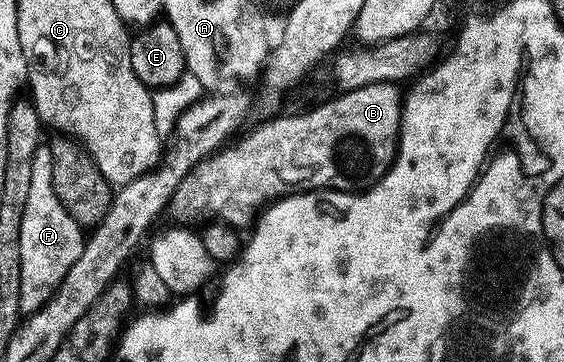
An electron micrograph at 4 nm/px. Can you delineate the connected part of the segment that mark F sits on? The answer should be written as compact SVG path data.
M42 146L38 148L35 162L31 165L31 186L19 230L19 306L22 313L37 312L50 300L63 278L67 278L67 270L75 266L86 239L81 225L71 218L71 214L67 214L63 202L59 202L55 194L51 150Z

